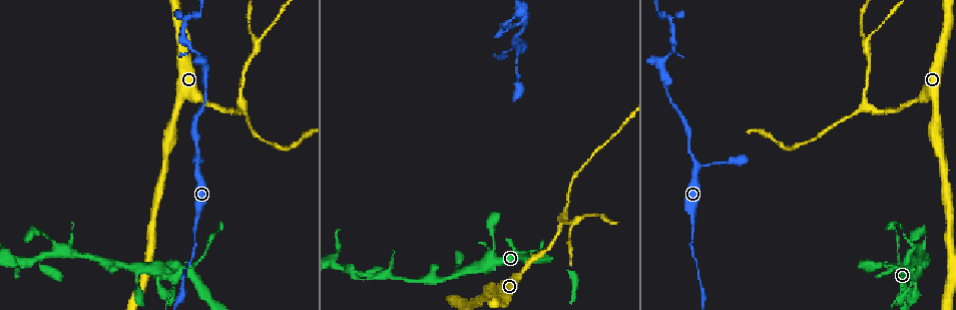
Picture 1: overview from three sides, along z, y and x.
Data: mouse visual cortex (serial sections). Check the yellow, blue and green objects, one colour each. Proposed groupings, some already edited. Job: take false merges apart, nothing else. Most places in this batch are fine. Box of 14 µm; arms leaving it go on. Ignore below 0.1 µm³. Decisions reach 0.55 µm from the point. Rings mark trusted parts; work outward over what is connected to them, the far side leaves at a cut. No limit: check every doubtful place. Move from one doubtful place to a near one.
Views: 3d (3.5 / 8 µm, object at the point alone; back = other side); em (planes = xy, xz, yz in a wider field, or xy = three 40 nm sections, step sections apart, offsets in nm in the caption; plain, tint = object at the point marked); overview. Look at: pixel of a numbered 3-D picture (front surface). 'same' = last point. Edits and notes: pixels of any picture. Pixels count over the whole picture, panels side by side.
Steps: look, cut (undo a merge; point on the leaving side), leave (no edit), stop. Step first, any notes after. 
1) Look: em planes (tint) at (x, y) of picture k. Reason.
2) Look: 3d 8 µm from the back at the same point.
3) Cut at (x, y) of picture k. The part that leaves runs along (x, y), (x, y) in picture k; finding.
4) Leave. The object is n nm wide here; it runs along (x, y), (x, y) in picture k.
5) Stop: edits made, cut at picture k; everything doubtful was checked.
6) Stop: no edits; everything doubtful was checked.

Look: 3d 3.5 µm at (911, 259) of picture 1. Abrupt turn.

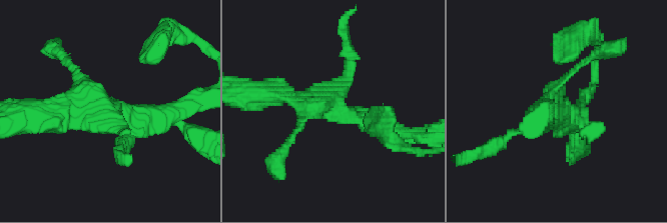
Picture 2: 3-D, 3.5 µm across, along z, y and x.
Look: em xy step 2 (tint) at (110, 112) of picture 2. Now the EM.

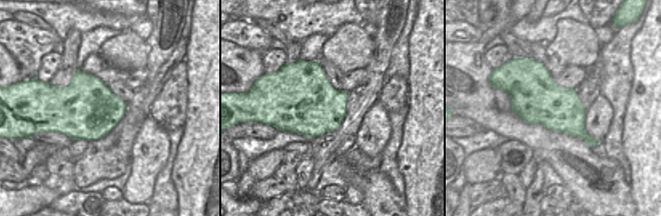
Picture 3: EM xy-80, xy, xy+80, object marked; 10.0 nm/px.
Leave. It runs along (397, 133), (331, 102), (348, 53) in picture 2; continuous, no second cell.

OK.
Look: 3d 8 µm at (197, 166) of picture 1. Arms part here.

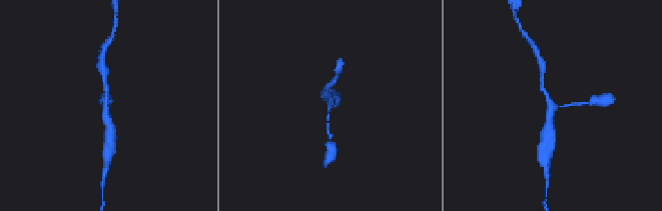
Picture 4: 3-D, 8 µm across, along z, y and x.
Look: em xy step 3 (tint) at (329, 101) of picture 4. 3 arms meet here; the arms are 150, 200, 400 nm wide; now the EM.

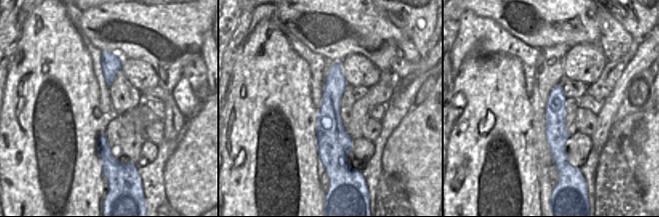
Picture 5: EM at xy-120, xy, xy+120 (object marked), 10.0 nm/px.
Leave. One cell here.

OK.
Look: 3d 3.5 µm at (255, 44) of picture 1. Abrupt turn.

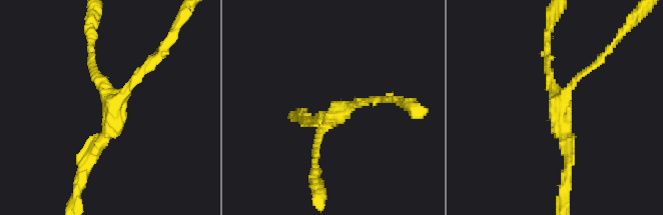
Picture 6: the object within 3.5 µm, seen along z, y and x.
Look: em xy step 5 (tint) at (114, 105) of picture 6. 3 arms meet here; the arms are 100, 150, 150 nm wide; shape alone is not enough.

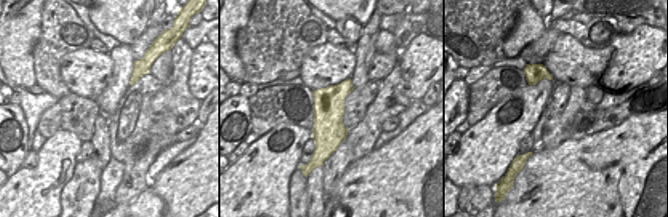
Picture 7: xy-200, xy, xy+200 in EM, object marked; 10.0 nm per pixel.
Look: em xy step 3 (tint) at the same point.

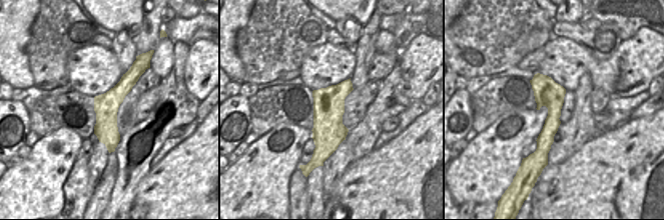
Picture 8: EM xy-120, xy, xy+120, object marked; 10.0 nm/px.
Leave. It runs along (137, 67), (109, 102), (110, 149) in picture 8; all the same cell.

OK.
Stop: no edits; everything doubtful was checked.

